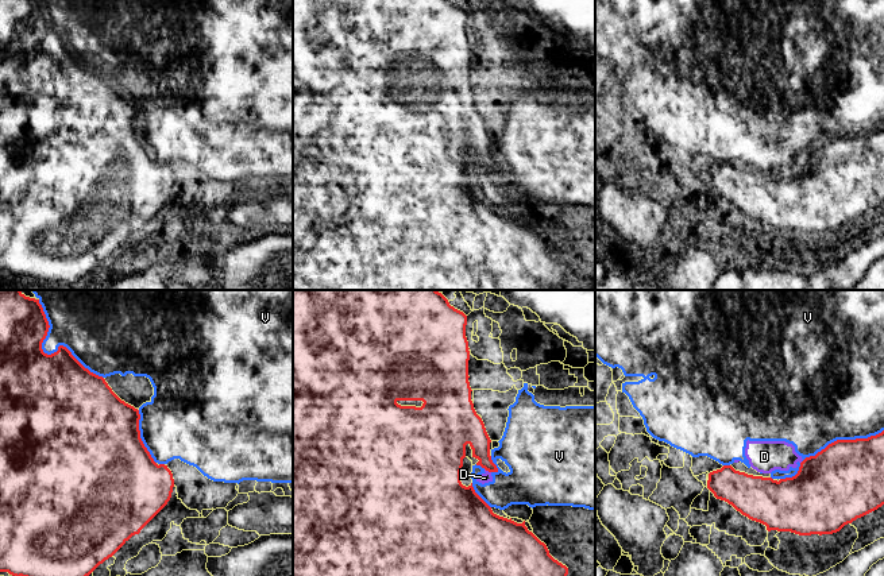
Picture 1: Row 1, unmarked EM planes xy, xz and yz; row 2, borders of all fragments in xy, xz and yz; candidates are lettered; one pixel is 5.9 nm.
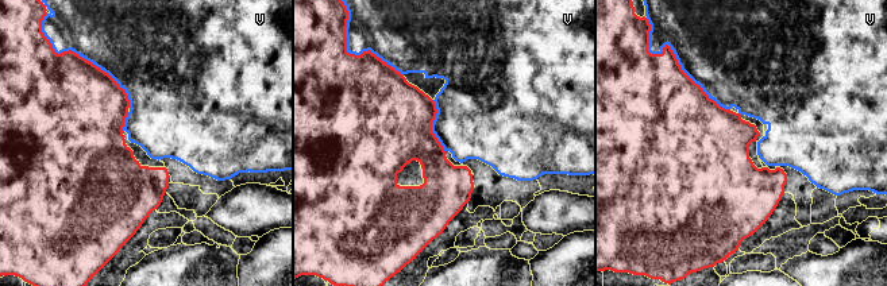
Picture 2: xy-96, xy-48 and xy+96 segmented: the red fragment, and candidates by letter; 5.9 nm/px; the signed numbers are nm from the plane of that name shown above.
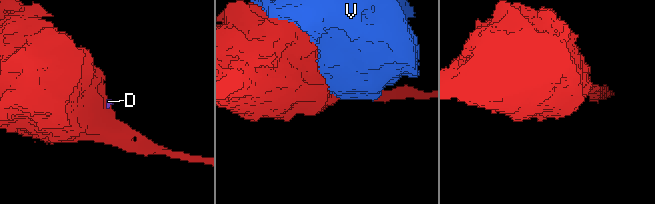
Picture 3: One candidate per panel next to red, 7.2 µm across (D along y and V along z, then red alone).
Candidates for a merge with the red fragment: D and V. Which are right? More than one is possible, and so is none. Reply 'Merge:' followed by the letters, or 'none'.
Merge: none

